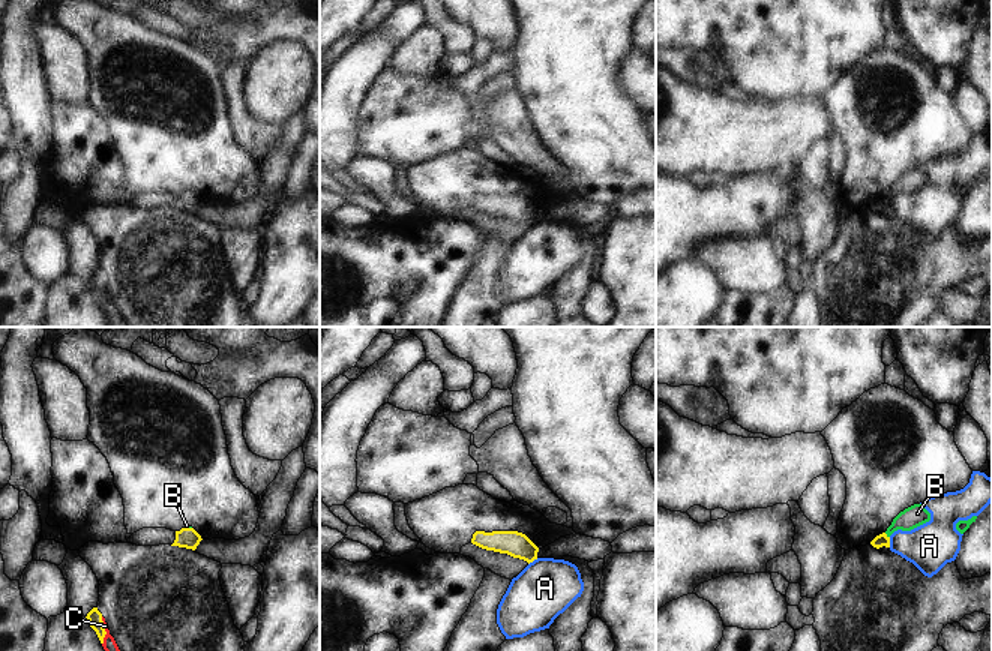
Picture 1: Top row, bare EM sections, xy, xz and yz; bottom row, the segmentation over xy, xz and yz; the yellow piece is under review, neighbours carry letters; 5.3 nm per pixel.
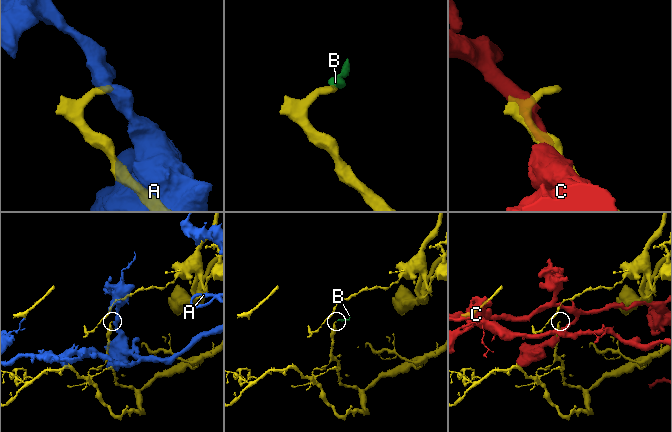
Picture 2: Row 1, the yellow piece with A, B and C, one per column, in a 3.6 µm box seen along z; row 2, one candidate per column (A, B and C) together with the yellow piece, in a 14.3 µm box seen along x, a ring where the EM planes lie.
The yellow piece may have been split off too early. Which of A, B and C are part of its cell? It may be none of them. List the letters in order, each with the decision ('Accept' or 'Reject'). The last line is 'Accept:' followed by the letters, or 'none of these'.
A: Reject
B: Accept
C: Reject
Accept: B

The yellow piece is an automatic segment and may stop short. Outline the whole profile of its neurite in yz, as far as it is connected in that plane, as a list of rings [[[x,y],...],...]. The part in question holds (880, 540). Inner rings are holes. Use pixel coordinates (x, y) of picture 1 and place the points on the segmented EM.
[[[914,504],[903,512],[900,512],[891,522],[891,525],[887,528],[885,532],[876,536],[870,544],[876,549],[885,546],[890,548],[890,536],[897,531],[911,531],[926,522],[930,520],[930,513],[921,506]]]

